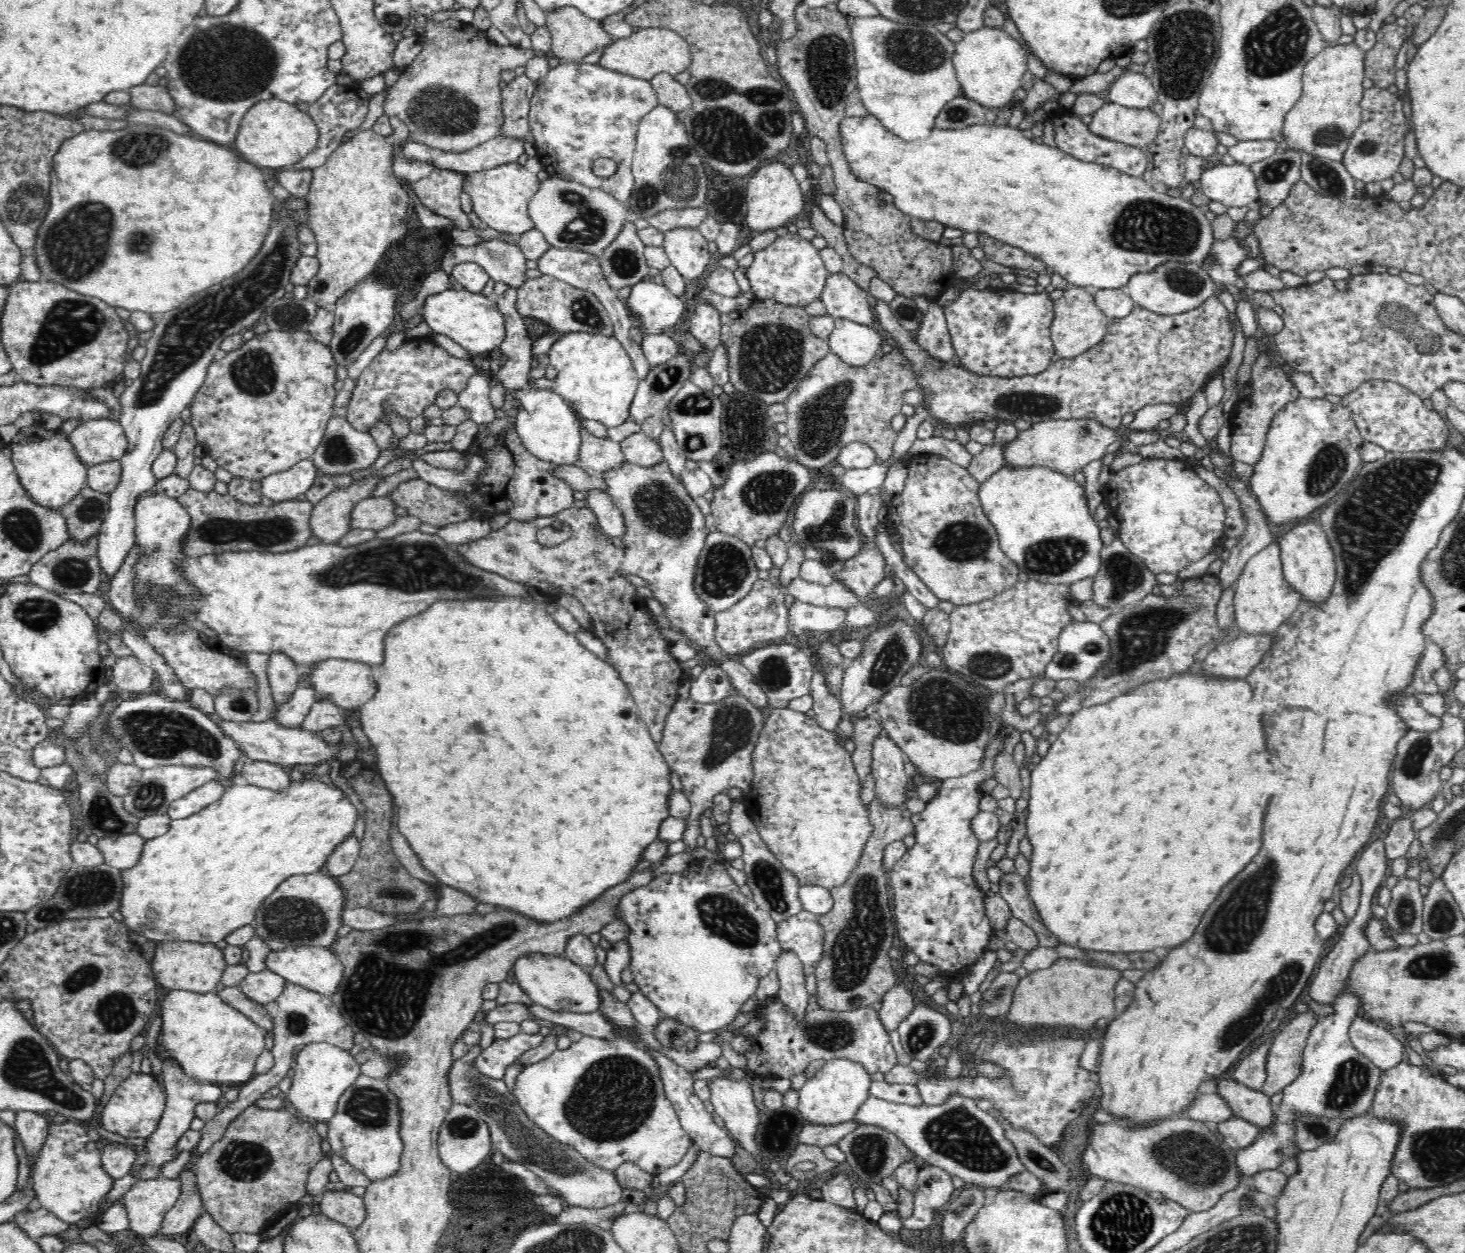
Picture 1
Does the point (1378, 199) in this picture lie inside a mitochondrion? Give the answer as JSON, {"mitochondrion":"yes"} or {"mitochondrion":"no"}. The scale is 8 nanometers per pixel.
{"mitochondrion":"no"}

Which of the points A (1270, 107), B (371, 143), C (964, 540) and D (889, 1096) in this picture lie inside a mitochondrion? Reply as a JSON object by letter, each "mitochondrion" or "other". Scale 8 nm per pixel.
{"A":"other","B":"other","C":"mitochondrion","D":"other"}

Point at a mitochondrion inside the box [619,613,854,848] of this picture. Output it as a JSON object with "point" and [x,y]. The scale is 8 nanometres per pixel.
{"point":[732,726]}

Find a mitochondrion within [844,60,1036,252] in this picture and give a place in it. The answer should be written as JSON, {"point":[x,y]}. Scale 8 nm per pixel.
{"point":[954,113]}

